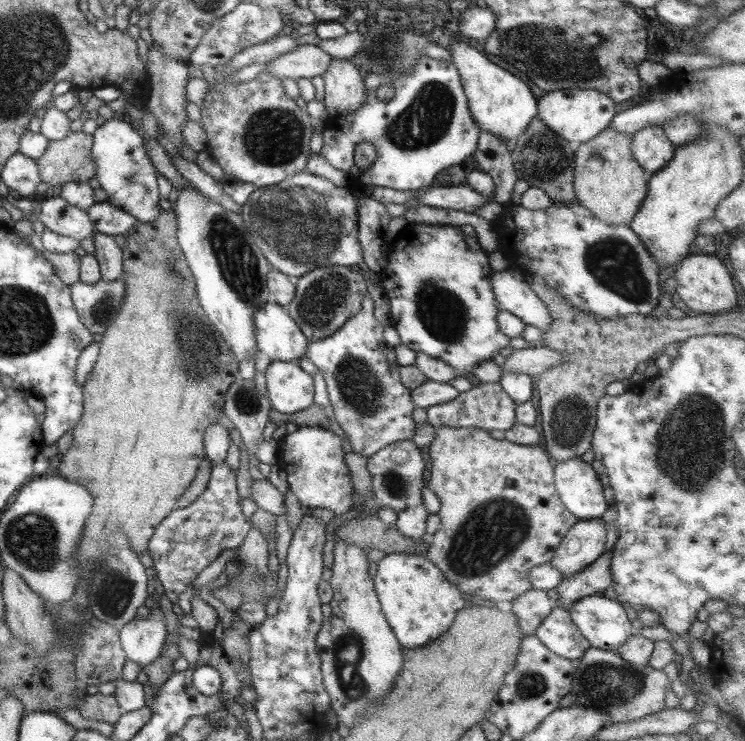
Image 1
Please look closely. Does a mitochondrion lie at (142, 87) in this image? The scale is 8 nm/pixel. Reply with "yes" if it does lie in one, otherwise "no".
no

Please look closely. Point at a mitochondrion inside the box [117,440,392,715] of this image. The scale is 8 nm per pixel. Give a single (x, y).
(348, 649)

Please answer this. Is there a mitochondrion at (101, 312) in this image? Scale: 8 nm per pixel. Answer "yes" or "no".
yes

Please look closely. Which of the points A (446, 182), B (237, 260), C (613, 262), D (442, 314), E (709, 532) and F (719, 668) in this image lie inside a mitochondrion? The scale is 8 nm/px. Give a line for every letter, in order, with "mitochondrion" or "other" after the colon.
A: other
B: mitochondrion
C: mitochondrion
D: mitochondrion
E: other
F: other

